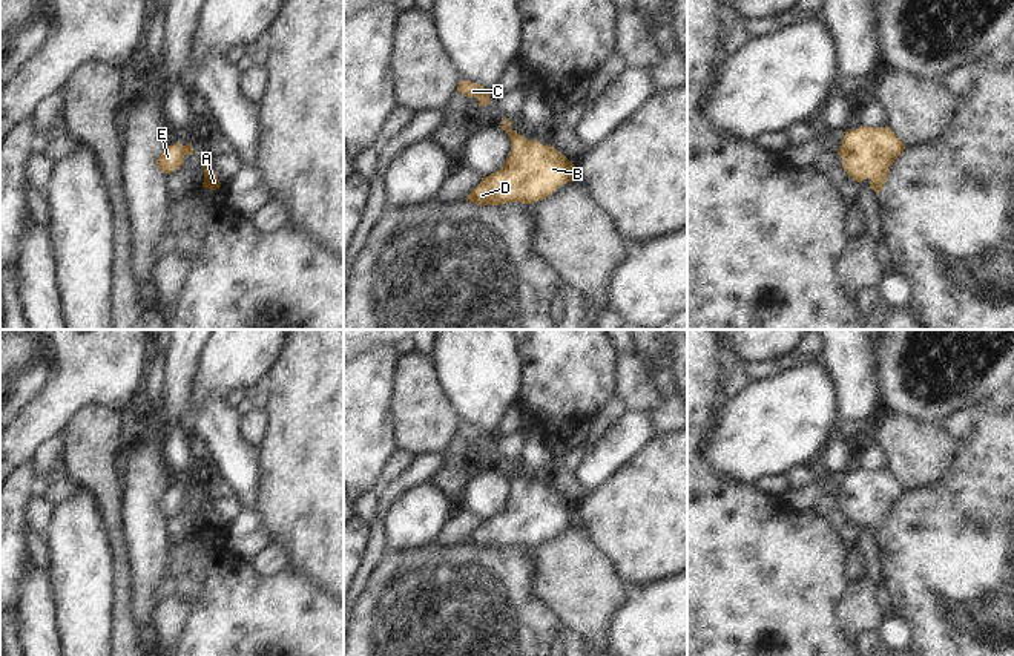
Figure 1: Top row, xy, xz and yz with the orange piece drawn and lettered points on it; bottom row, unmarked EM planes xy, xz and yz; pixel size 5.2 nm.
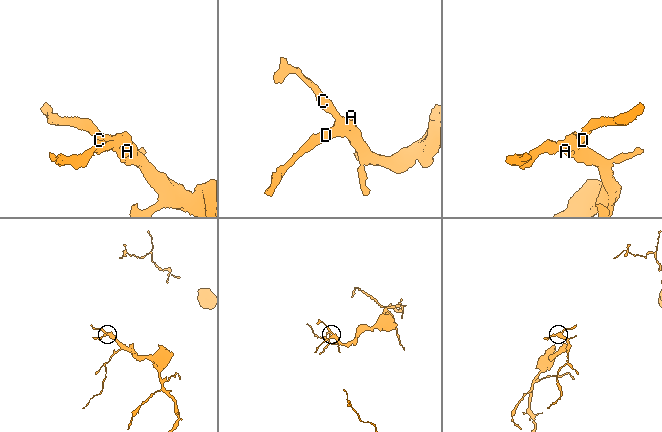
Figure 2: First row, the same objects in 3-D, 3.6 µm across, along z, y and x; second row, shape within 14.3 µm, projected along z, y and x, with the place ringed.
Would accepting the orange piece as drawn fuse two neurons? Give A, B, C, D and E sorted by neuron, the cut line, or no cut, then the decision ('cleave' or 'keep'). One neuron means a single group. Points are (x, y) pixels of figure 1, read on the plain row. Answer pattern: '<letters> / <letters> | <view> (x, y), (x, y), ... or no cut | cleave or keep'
A B C D E | no cut | keep

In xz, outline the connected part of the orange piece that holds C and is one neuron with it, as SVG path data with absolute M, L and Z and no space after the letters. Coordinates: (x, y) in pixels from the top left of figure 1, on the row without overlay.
M459 425L457 434L462 435L466 441L476 440L480 449L488 449L491 441L491 435L488 435L483 429L471 425Z

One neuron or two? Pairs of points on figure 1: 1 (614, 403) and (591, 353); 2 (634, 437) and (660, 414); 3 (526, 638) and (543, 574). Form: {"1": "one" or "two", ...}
{"1": "two", "2": "two", "3": "two"}

